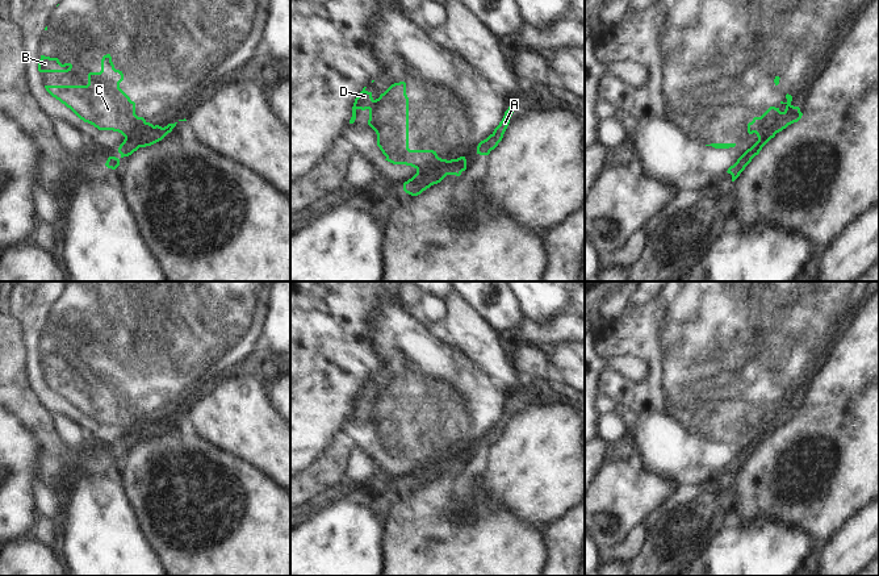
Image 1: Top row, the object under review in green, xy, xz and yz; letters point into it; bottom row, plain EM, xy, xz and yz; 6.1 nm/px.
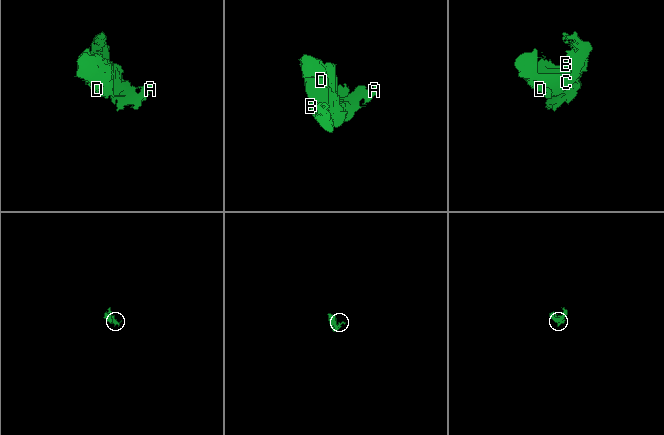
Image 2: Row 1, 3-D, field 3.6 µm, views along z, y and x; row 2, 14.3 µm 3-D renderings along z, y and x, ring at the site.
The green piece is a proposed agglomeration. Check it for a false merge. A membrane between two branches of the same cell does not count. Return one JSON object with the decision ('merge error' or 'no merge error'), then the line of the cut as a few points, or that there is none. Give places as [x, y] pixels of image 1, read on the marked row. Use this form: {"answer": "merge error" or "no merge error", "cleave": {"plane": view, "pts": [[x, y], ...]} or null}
{"answer": "merge error", "cleave": {"plane": "xz", "pts": [[447, 161], [431, 163], [427, 167], [427, 172]]}}

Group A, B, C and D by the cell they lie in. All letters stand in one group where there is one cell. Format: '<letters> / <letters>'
A / B C D

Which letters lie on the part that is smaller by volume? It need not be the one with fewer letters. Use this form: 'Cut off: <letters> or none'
Cut off: A.

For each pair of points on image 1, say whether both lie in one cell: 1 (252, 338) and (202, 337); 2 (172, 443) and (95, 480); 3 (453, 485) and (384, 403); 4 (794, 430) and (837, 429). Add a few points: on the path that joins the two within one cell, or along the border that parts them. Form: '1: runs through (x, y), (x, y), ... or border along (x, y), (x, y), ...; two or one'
1: runs through (241, 338), (214, 337); one
2: border along (117, 476), (126, 499), (132, 504); two
3: border along (446, 471), (417, 491); two
4: runs through (804, 430), (827, 430); one

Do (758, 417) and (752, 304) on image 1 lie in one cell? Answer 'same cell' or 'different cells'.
same cell

